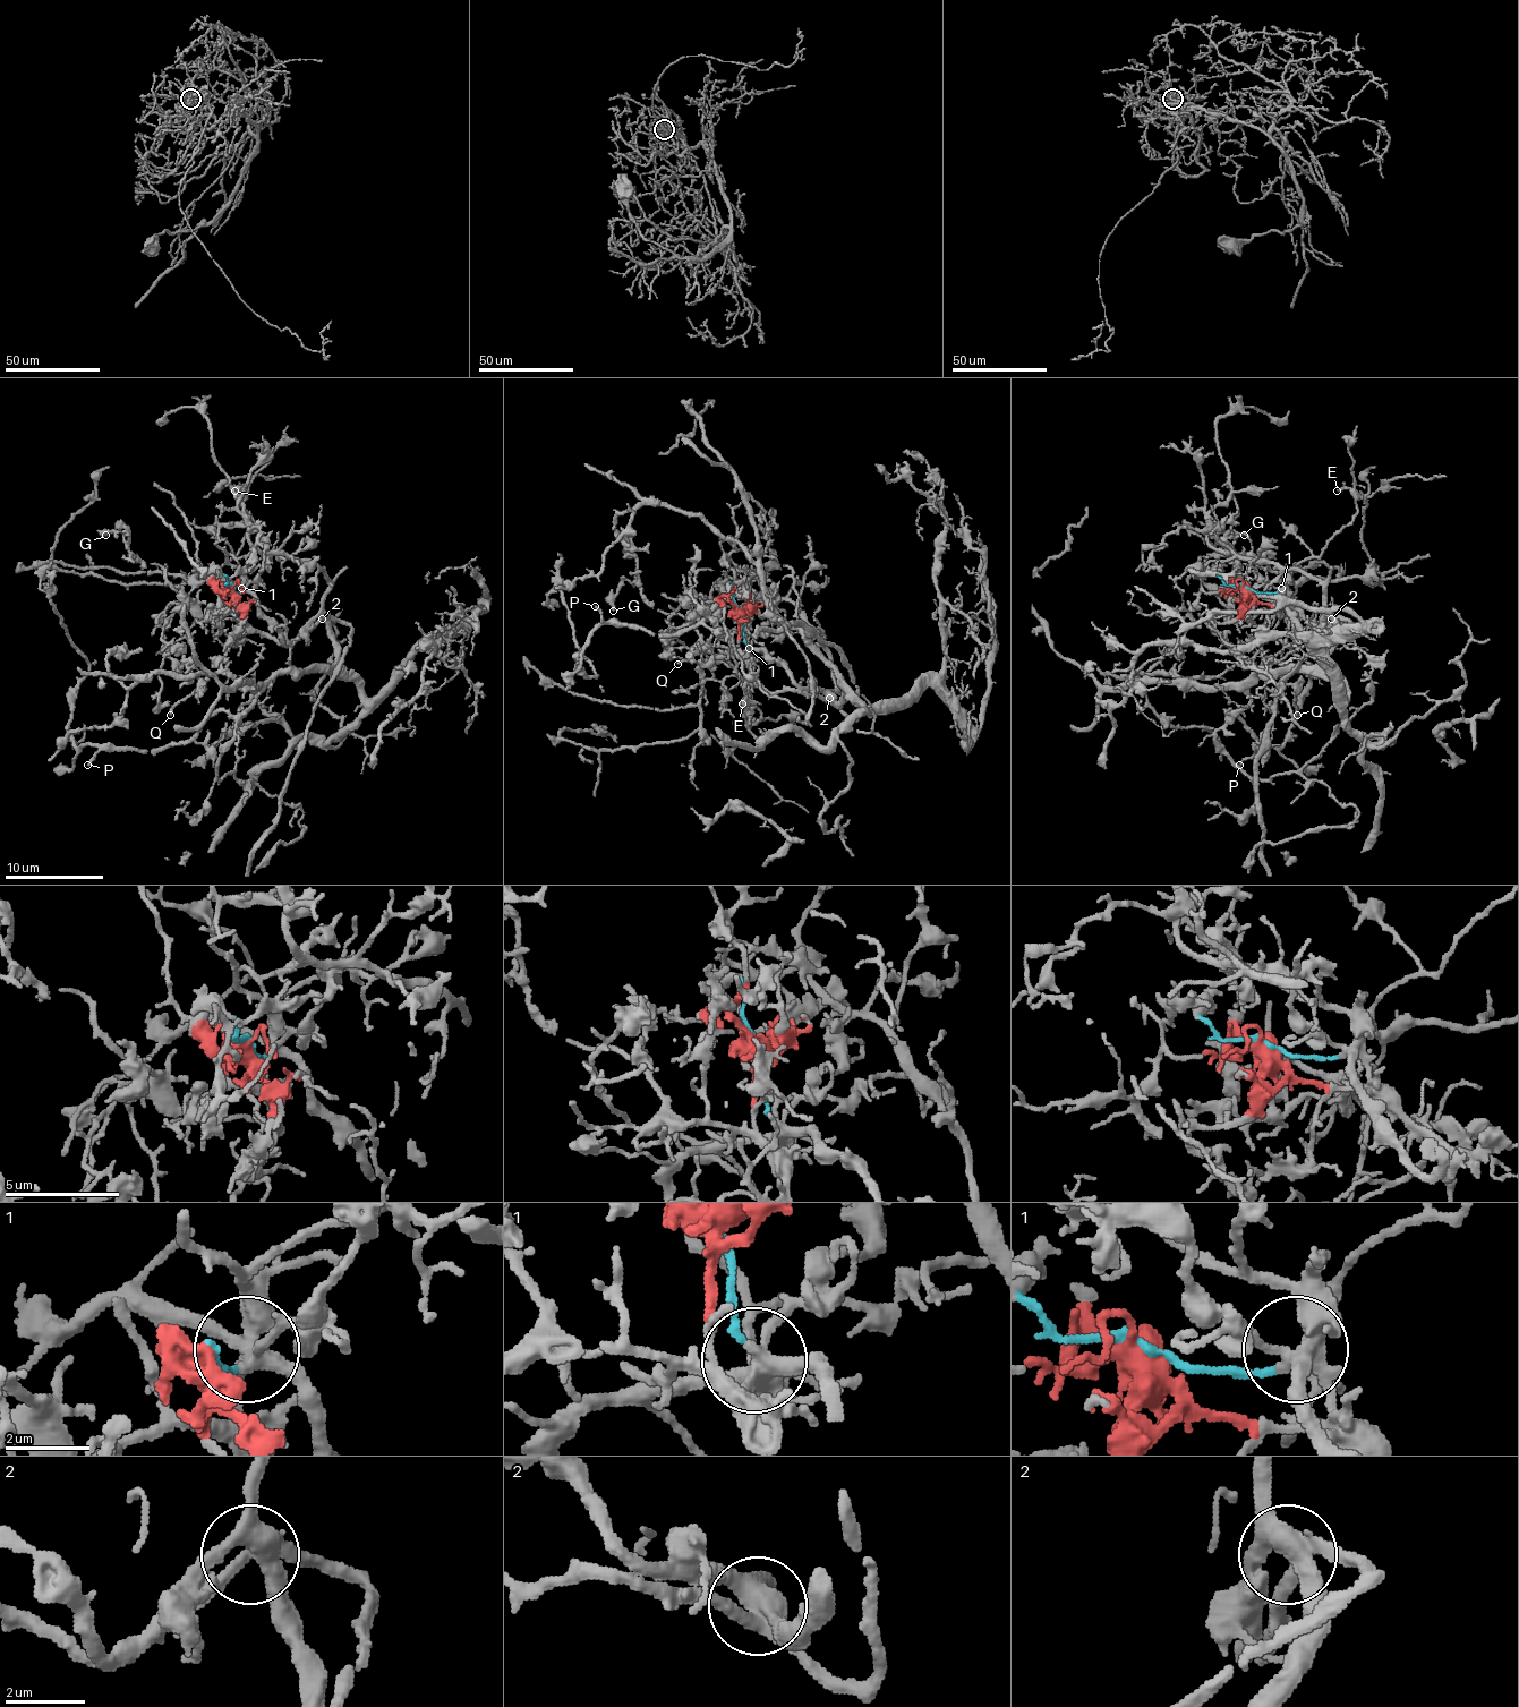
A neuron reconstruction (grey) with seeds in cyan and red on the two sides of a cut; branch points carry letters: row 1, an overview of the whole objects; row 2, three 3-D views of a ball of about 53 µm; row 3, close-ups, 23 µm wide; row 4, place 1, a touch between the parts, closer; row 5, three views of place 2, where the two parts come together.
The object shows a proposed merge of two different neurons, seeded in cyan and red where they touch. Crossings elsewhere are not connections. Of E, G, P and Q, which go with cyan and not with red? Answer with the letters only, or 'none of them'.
E, P

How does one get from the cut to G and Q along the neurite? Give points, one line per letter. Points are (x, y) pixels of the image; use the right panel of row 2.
G: (1244, 588), (1279, 612), (1247, 586), (1244, 563), (1214, 546), (1217, 531), (1244, 536)
Q: (1244, 588), (1283, 612), (1289, 624), (1283, 672), (1296, 689), (1296, 716)

